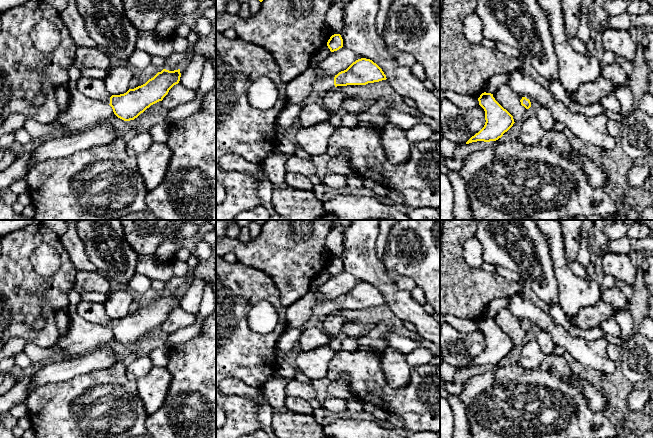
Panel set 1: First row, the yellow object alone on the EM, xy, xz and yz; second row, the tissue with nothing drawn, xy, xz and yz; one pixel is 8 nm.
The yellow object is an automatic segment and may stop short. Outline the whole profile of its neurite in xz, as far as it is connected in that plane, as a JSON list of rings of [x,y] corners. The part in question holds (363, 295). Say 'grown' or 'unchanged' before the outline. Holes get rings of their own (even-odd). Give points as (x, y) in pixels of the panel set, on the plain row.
grown; [[[361,282],[335,300],[320,299],[312,309],[312,315],[325,318],[337,310],[366,309],[386,303],[386,299],[376,287]]]

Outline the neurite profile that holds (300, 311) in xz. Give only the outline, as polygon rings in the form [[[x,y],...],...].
[[[345,270],[332,276],[320,286],[319,295],[315,295],[309,291],[306,295],[287,307],[286,317],[288,328],[300,328],[312,316],[312,309],[320,299],[335,300],[361,282],[361,280],[355,278]]]

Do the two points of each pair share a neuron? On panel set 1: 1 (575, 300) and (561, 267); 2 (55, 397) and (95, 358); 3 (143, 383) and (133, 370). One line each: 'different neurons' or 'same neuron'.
1: same neuron
2: different neurons
3: different neurons

